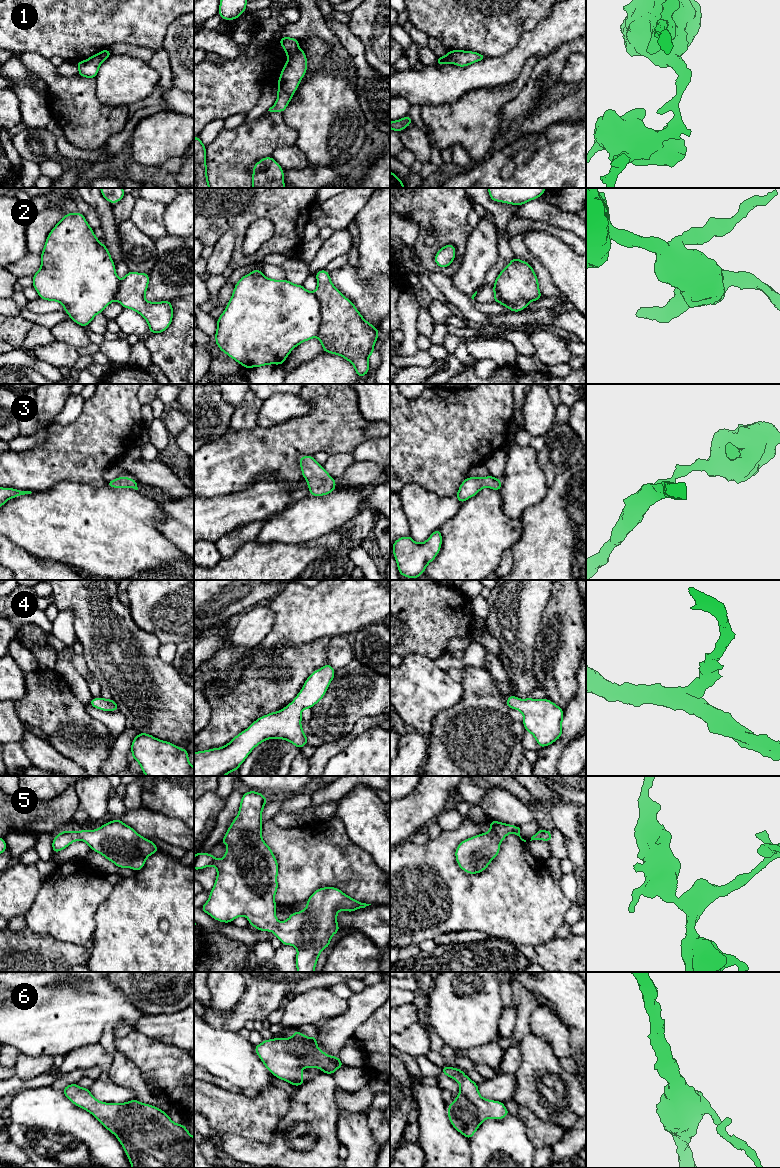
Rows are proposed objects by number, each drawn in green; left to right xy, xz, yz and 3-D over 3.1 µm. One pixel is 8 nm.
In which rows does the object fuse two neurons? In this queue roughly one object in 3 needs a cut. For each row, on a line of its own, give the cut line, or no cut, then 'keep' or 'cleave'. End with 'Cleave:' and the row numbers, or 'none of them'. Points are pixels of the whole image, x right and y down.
1: cut xz (299, 48), (288, 58); cleave
2: cut xz (312, 292), (320, 305), (320, 326), (317, 336); cleave
3: cut none; keep
4: cut none; keep
5: cut none; keep
6: cut none; keep
Cleave: 1, 2

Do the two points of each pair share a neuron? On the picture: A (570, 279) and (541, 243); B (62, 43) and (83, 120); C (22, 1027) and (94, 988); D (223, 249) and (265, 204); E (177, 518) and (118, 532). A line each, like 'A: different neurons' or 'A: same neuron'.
A: same neuron
B: different neurons
C: same neuron
D: different neurons
E: different neurons

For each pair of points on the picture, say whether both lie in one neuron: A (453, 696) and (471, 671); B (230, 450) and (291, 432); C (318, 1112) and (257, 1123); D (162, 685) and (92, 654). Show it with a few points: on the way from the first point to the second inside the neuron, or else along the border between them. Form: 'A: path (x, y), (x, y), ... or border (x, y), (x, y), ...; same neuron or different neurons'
A: border (461, 683), (463, 696), (452, 706); different neurons
B: path (245, 450), (273, 450), (276, 447); same neuron
C: border (291, 1099), (289, 1109), (280, 1119), (270, 1141); different neurons
D: path (145, 684), (115, 654), (109, 654); same neuron

